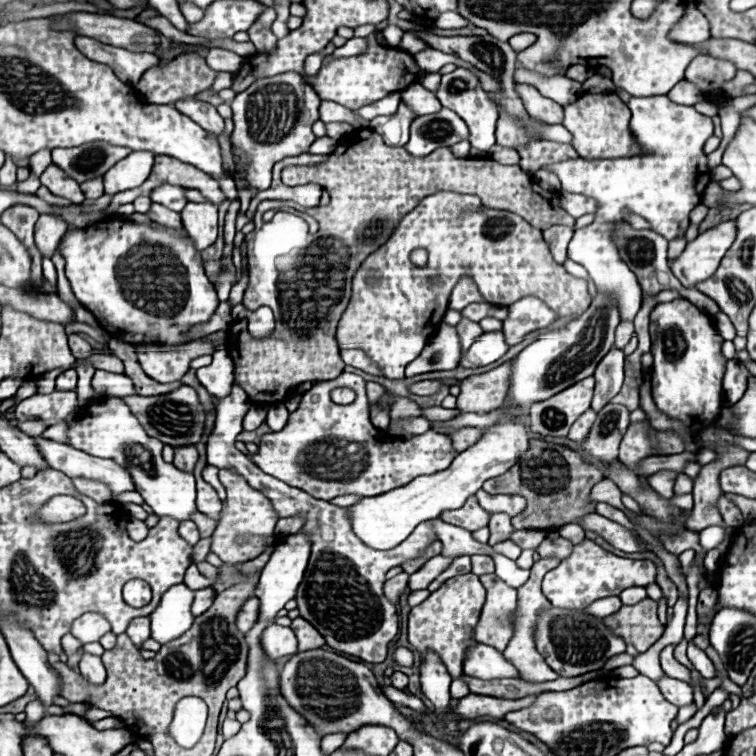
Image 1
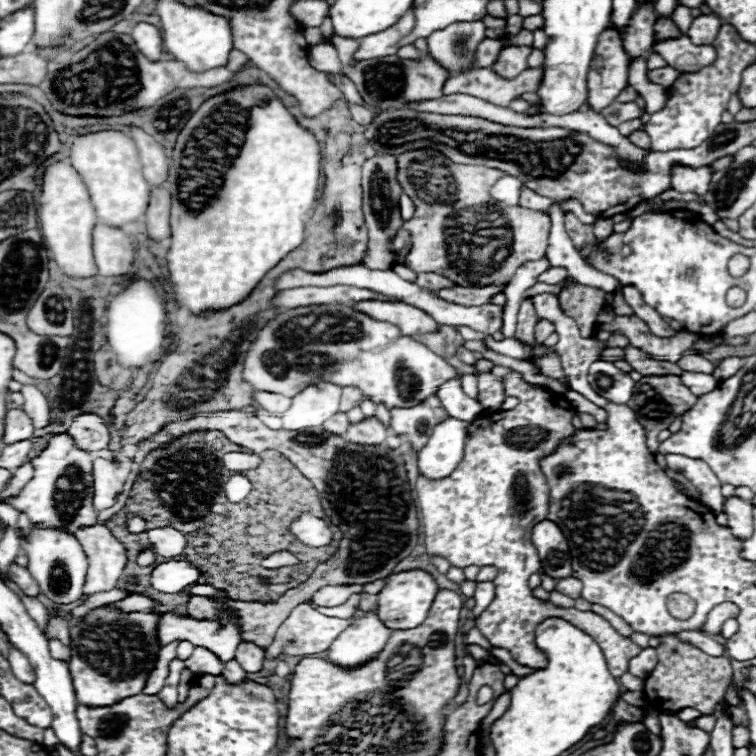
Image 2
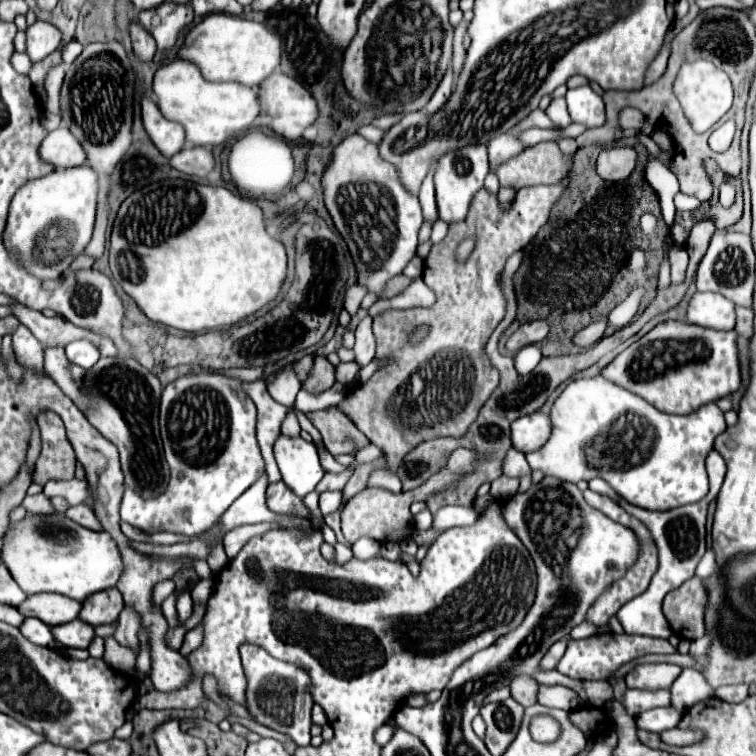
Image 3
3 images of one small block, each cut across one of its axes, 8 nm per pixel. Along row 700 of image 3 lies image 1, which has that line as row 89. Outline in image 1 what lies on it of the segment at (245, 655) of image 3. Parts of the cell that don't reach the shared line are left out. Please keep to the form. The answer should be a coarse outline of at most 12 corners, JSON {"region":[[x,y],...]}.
{"region":[[298,72],[258,80],[232,100],[230,140],[246,178],[316,140],[318,94]]}

